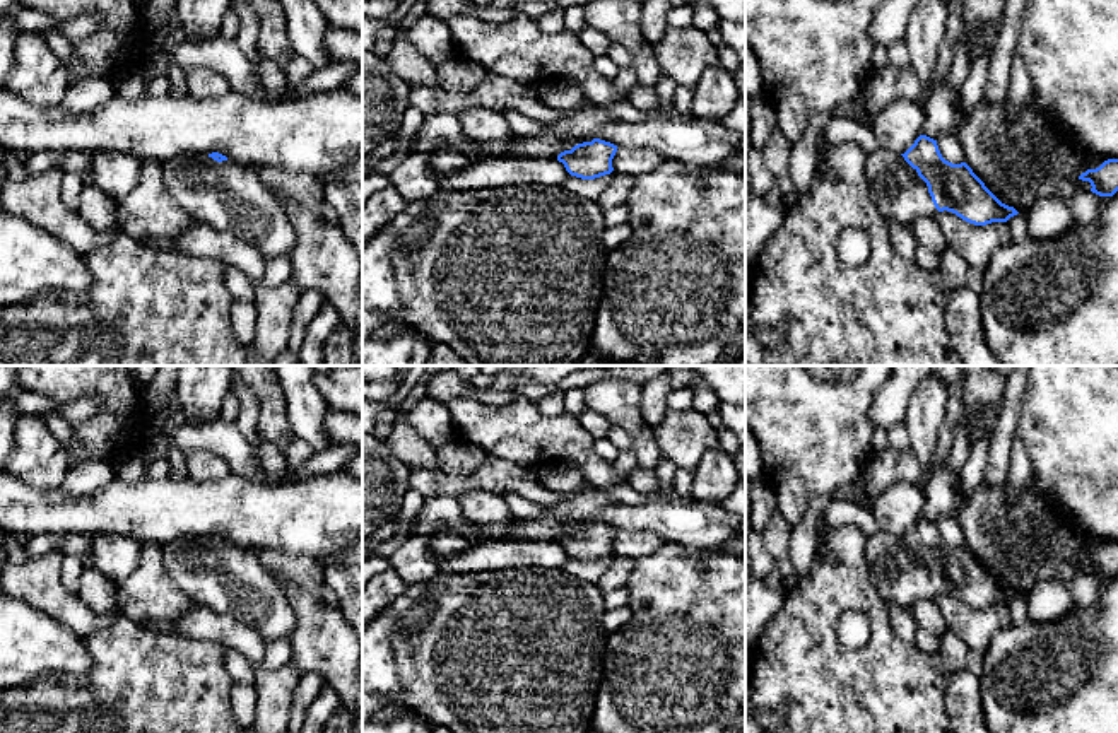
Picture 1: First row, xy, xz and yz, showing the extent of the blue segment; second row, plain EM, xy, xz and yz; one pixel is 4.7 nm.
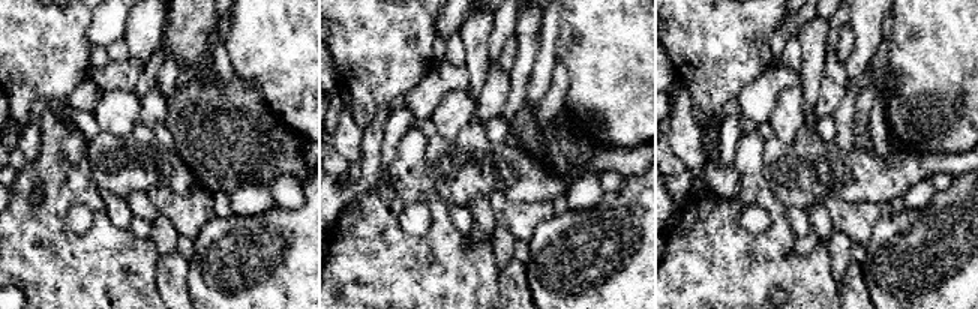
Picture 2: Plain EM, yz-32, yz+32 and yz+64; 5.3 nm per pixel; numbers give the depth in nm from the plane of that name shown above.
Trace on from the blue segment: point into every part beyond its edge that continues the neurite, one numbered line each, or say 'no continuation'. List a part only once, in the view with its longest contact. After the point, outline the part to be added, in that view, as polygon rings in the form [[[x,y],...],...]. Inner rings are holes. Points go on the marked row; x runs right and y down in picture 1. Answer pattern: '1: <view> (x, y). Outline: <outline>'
1: yz (900, 193). Outline: [[[877,147],[867,155],[867,185],[879,214],[911,227],[920,217],[935,217],[927,183],[901,154]]]

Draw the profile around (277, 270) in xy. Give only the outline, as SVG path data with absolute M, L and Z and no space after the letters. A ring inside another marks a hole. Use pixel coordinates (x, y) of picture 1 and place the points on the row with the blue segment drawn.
M275 256L265 260L265 275L262 279L260 287L263 289L277 289L285 284L292 275L292 265L287 256Z

